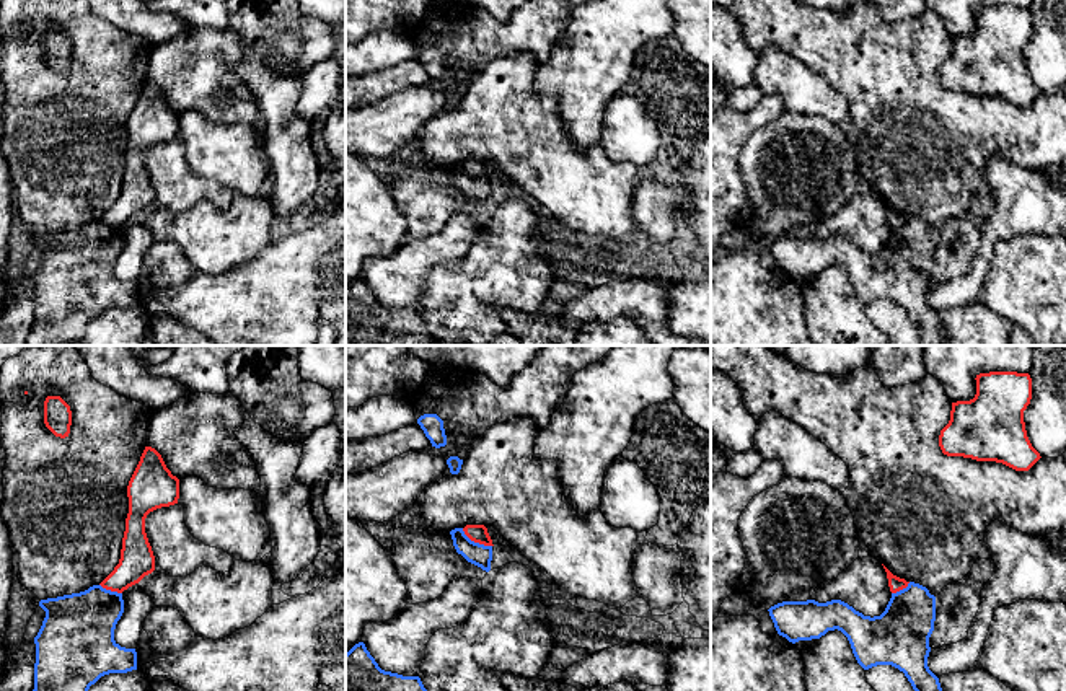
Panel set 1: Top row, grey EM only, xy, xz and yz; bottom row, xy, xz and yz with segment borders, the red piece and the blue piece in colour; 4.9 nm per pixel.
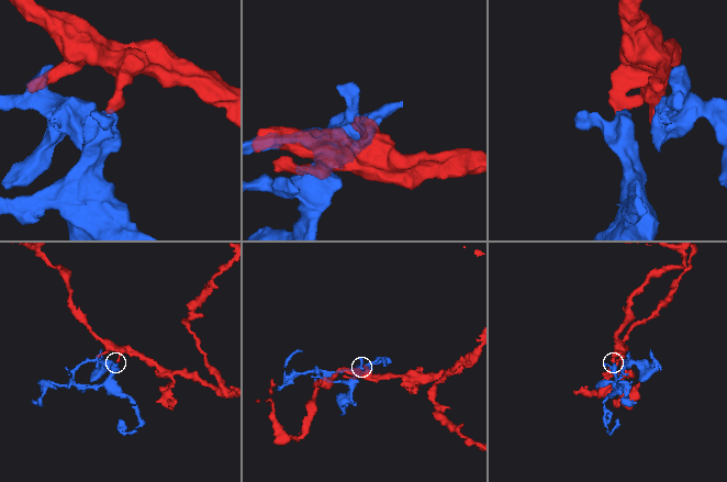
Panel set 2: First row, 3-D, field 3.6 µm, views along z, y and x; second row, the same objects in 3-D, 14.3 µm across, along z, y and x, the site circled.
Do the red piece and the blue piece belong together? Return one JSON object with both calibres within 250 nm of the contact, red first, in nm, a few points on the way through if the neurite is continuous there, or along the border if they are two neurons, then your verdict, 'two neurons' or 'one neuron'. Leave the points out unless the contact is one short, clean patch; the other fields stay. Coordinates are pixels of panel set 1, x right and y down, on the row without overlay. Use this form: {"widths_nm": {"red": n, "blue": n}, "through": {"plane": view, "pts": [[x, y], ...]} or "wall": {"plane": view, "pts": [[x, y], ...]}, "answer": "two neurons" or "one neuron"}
{"widths_nm": {"red": 90, "blue": 110}, "wall": {"plane": "xz", "pts": [[462, 163], [471, 175], [491, 181]]}, "answer": "two neurons"}

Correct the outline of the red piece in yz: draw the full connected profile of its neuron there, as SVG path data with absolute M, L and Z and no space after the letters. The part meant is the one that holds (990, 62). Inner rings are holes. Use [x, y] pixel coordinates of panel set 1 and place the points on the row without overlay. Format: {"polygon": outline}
{"polygon": "M989 7L975 15L975 33L952 37L950 55L939 70L942 88L1029 106L1042 93L1024 57L1032 34L1030 10Z"}

